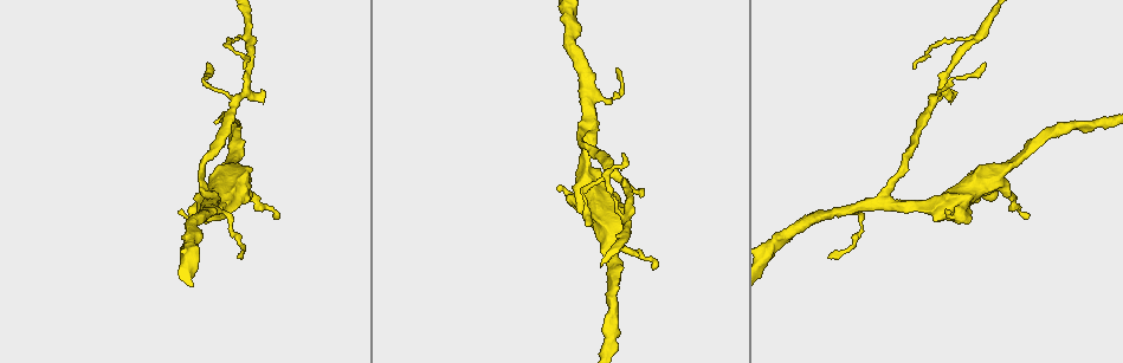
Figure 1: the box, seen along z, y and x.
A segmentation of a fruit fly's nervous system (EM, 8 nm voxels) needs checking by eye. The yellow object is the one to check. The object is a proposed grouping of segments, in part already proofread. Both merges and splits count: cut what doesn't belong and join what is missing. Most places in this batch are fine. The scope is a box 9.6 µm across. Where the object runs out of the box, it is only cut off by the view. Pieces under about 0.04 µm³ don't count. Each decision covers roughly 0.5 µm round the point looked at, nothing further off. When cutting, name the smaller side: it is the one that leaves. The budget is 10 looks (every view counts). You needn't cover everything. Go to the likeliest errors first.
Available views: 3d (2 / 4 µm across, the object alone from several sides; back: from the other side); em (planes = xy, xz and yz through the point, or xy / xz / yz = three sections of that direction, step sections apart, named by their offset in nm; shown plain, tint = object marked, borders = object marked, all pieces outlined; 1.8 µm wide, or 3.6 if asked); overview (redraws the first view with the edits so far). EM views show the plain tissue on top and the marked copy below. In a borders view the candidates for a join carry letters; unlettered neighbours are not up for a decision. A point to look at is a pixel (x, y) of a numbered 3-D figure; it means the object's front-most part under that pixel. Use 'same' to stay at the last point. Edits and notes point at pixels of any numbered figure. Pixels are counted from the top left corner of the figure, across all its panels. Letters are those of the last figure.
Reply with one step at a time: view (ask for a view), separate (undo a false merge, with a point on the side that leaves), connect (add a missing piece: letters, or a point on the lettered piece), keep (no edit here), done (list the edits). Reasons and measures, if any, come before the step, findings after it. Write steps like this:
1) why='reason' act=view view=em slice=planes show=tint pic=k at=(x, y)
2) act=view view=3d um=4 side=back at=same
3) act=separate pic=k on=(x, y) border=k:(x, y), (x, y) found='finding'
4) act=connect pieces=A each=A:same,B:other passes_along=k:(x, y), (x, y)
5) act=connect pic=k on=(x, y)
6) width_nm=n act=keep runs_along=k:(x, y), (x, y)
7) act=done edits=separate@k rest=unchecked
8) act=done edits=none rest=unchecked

why='thin end' act=view view=3d um=4 pic=1 at=(275, 215)

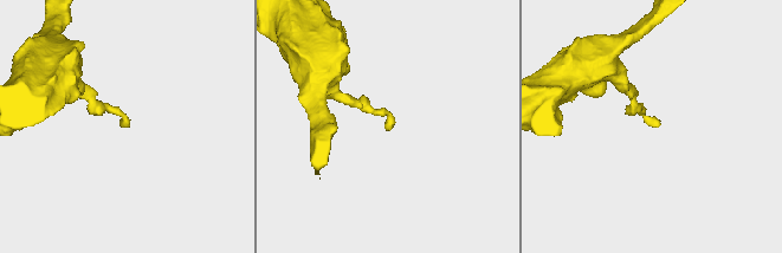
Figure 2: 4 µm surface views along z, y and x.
act=view view=em um=3.6 slice=planes show=tint pic=2 at=(122, 124)

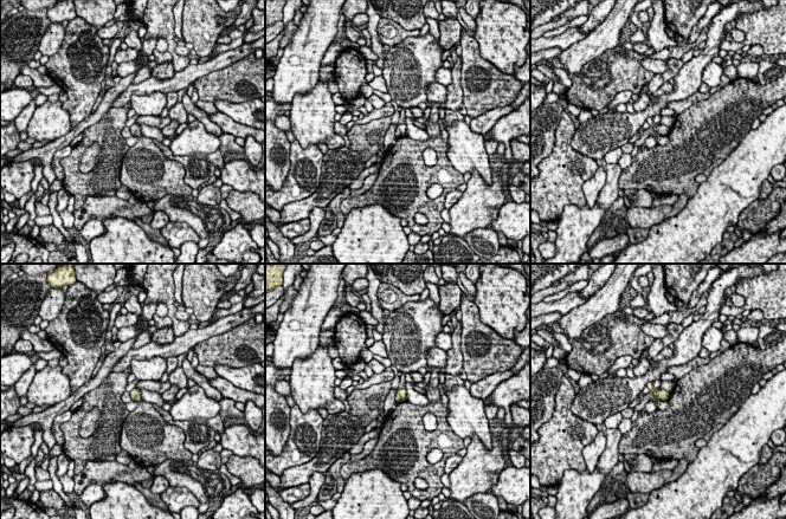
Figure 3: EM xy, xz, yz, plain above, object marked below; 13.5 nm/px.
why='see the neighbours' act=view view=em um=3.6 slice=planes show=borders at=same

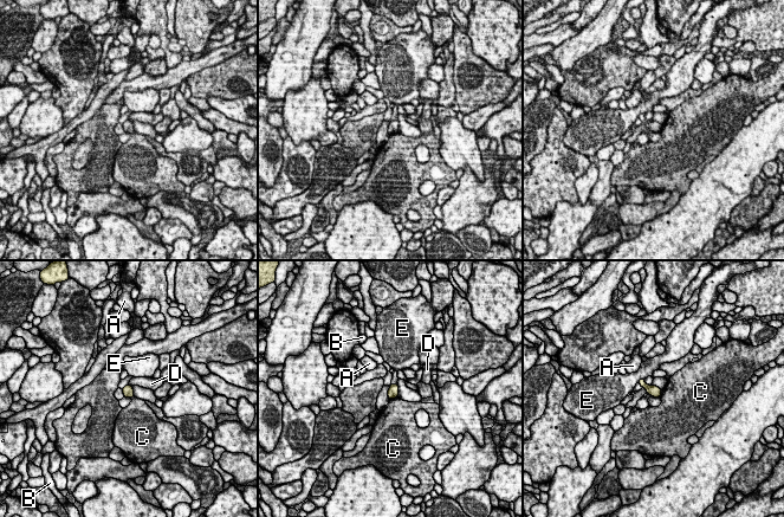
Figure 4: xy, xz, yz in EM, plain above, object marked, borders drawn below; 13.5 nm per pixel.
act=keep each=A:other,B:other,C:other,D:other,E:other border=4:(396, 396), (390, 400) found='none of them fits'

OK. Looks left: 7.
why='thin arm on a thick one' act=view view=em um=3.6 slice=xz step=16 show=tint pic=1 at=(230, 169)

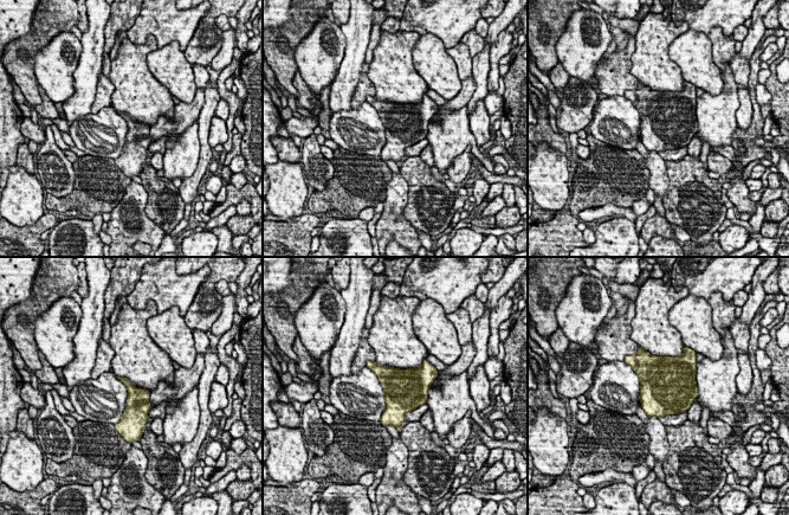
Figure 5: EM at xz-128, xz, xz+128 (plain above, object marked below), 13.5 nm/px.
act=view view=em um=3.6 slice=planes show=borders at=same

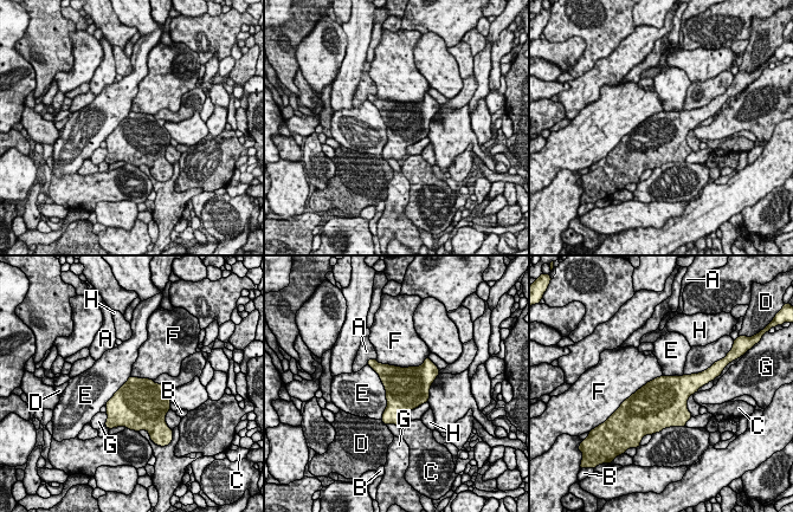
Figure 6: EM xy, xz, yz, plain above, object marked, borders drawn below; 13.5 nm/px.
act=keep each=A:other,B:other,C:other,D:other,E:other,F:other,G:other,H:other border=6:(368, 364), (385, 389), (381, 419) found='all the same neuron'

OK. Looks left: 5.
why='branch point' act=view view=em slice=planes show=borders pic=1 at=(885, 201)

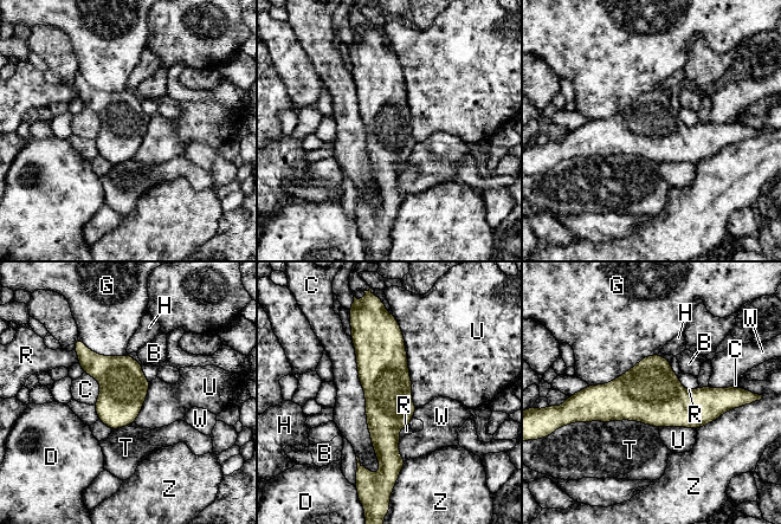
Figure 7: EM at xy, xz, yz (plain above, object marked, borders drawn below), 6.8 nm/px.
act=keep each=B:other,C:other,D:other,G:other,H:other,R:other,T:other,U:other,W:other,Z:other runs_along=7:(383, 323), (385, 439), (395, 465) found='one neuron here'

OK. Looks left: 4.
why='branch stops here' act=view view=3d um=4 pic=1 at=(640, 197)

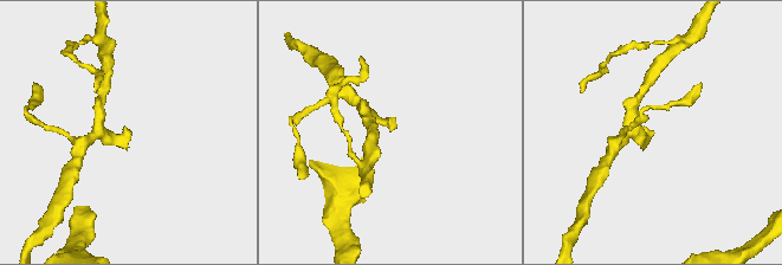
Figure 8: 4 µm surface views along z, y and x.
act=view view=em slice=xy step=8 show=borders pic=8 at=(651, 135)

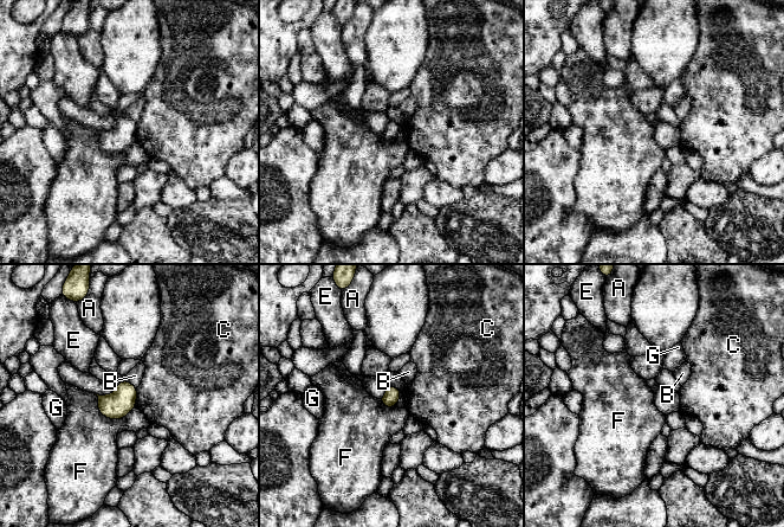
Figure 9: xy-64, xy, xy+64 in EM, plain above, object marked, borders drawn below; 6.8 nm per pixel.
width_nm=100 act=keep each=A:other,B:other,C:other,E:other,F:other,G:other border=9:(94, 393), (109, 418), (135, 405) found='no lettered piece goes on from it'

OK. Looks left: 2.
act=done edits=none rest=unchecked

